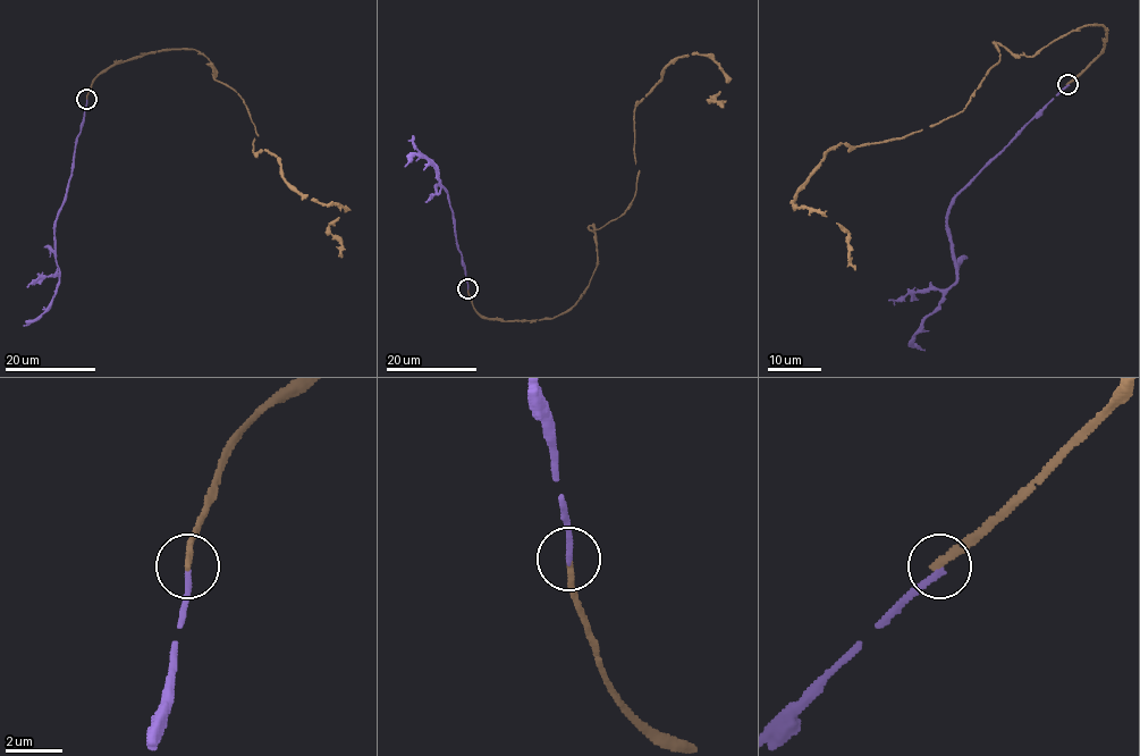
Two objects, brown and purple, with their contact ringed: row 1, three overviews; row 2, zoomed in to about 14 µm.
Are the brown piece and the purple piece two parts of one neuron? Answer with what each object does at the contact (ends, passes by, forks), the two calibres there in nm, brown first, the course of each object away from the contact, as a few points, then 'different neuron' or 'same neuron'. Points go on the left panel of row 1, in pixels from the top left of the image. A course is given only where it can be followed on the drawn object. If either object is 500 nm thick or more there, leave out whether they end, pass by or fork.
brown ends there; purple ends there; 240 nm thick on the brown side, 190 nm on the other; brown runs (86, 100), (117, 64), (193, 49), (248, 111), (253, 151), (306, 198), (345, 209), (329, 226), (343, 257); purple runs (86, 100), (74, 168), (55, 227), (59, 284), (43, 311), (23, 326); different neuron

